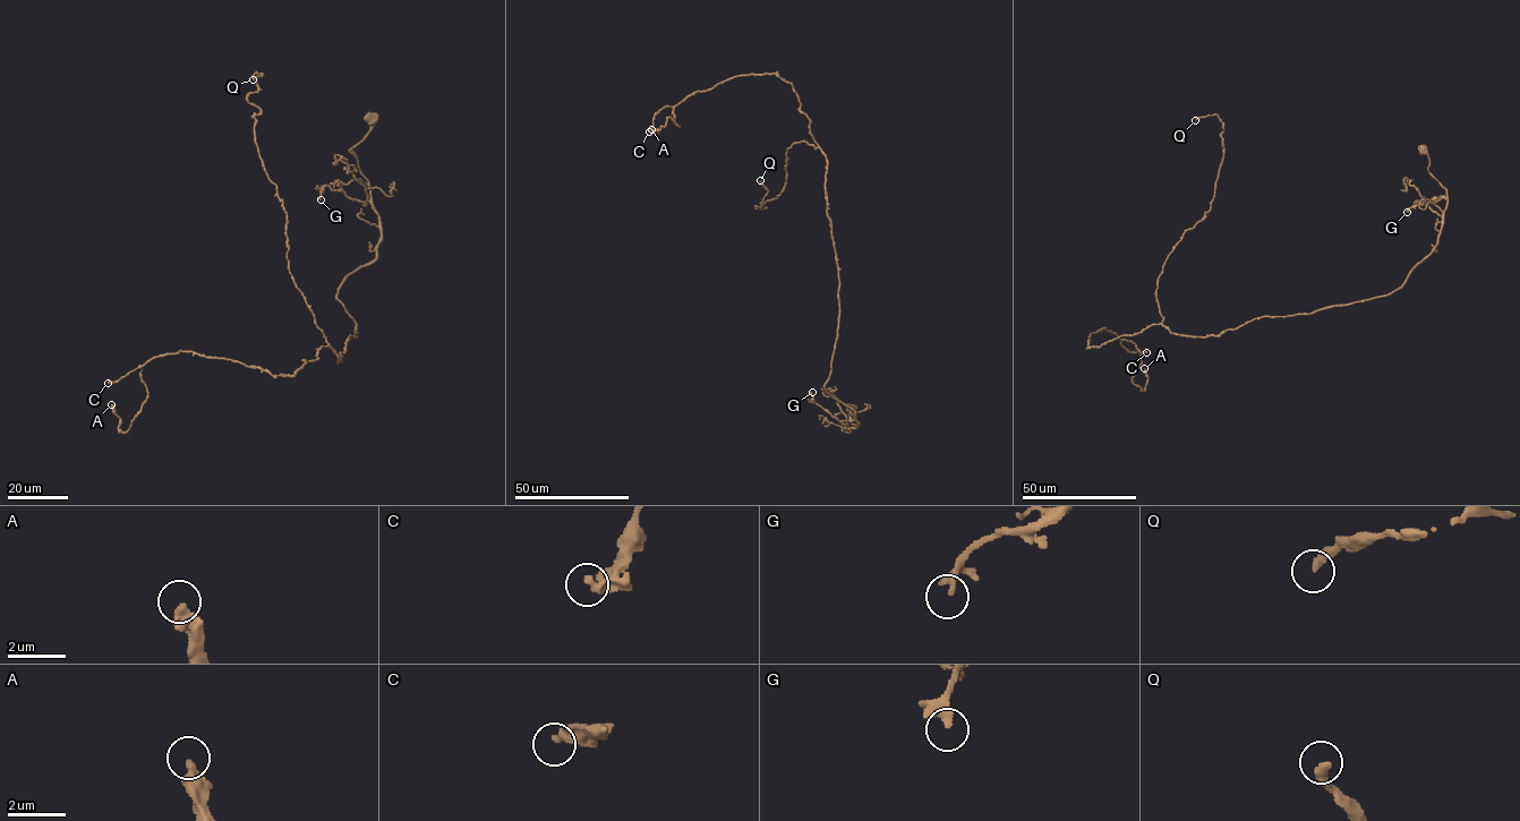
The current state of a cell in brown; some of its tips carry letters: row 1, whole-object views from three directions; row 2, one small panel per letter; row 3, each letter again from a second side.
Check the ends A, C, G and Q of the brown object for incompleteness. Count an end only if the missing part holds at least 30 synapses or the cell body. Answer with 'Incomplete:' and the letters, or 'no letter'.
Incomplete: no letter

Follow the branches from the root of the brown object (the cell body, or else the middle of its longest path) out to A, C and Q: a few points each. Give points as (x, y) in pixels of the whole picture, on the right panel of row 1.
A: (1423, 150), (1448, 203), (1400, 288), (1217, 335), (1090, 335), (1136, 345), (1141, 391), (1144, 368)
C: (1423, 150), (1448, 203), (1400, 288), (1217, 335), (1089, 338), (1146, 352)
Q: (1423, 150), (1448, 203), (1400, 288), (1180, 335), (1158, 280), (1223, 154), (1218, 116), (1195, 120)

